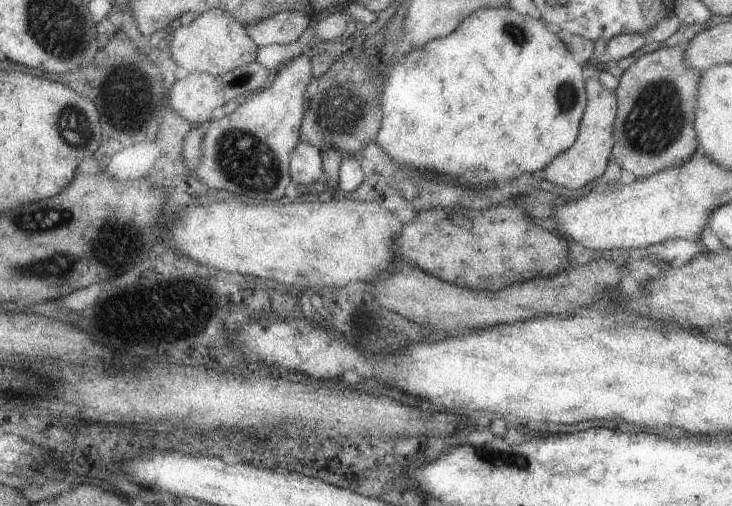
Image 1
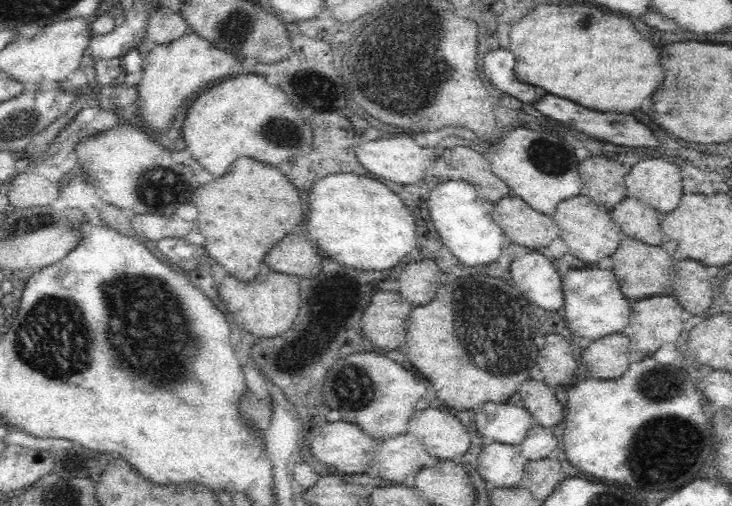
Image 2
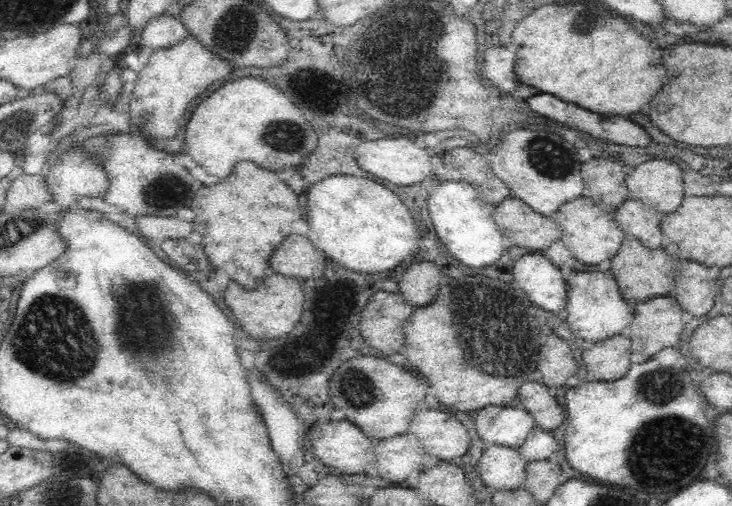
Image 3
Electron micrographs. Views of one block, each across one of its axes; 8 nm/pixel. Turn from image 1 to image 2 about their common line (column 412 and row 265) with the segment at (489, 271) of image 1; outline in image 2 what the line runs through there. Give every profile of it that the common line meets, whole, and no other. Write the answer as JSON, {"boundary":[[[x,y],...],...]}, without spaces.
{"boundary":[[[246,156],[238,157],[238,160],[230,166],[226,176],[214,180],[214,182],[208,182],[206,186],[193,188],[189,200],[198,211],[196,230],[200,234],[204,234],[203,248],[207,254],[214,258],[220,266],[223,266],[224,271],[228,272],[230,276],[246,282],[250,282],[260,275],[260,266],[264,263],[270,248],[278,240],[282,240],[292,230],[294,224],[306,219],[304,212],[307,210],[302,210],[302,200],[300,200],[296,188],[292,186],[292,182],[288,182],[288,178],[284,178],[276,168],[272,168],[268,164],[264,166]]]}

